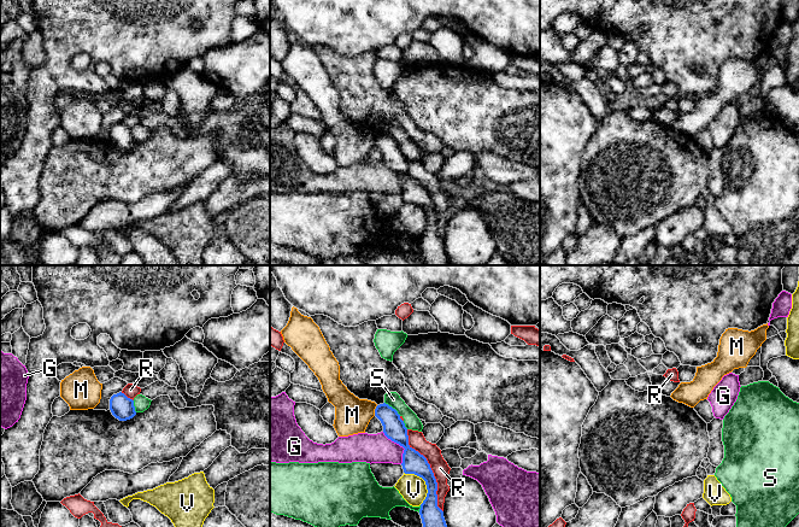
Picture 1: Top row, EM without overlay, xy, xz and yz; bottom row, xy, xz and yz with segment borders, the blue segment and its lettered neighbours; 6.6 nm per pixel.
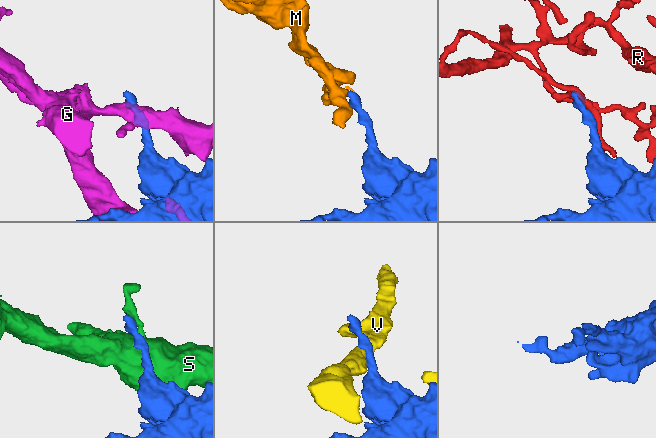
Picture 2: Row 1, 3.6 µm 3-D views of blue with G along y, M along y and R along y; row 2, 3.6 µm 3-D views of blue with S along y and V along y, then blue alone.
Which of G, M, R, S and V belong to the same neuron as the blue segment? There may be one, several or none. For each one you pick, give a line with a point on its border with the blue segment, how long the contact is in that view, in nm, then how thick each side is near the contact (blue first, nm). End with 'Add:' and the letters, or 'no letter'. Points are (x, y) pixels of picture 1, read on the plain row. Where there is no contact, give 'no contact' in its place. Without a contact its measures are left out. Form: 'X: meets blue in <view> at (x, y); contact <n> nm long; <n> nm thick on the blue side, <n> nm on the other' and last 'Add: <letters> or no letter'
Add: no letter

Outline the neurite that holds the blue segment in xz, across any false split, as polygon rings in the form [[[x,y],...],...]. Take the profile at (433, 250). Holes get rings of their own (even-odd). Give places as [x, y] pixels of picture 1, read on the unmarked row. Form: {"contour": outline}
{"contour": [[[383,133],[376,136],[375,146],[381,151],[384,165],[405,178],[401,193],[404,203],[425,211],[428,223],[419,239],[425,265],[448,265],[443,241],[437,236],[436,209],[427,188],[409,175],[407,158],[400,145]]]}

